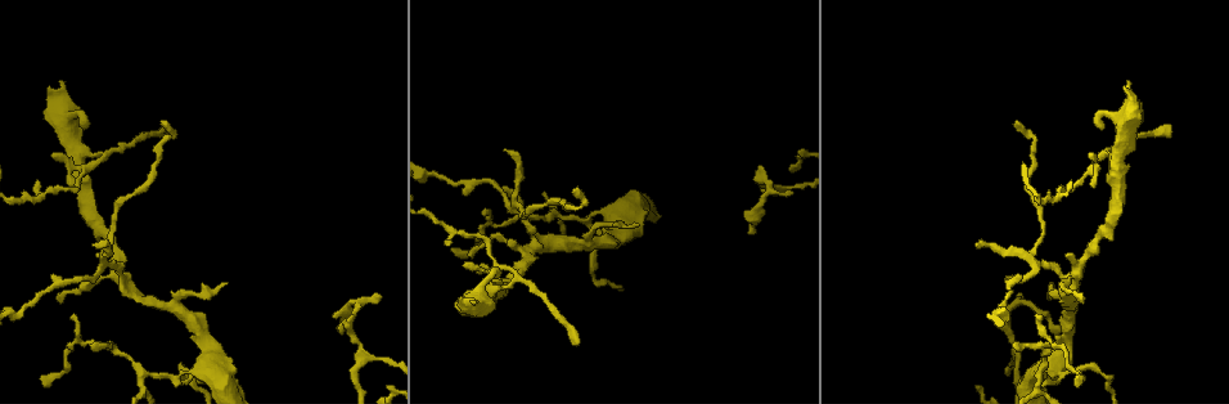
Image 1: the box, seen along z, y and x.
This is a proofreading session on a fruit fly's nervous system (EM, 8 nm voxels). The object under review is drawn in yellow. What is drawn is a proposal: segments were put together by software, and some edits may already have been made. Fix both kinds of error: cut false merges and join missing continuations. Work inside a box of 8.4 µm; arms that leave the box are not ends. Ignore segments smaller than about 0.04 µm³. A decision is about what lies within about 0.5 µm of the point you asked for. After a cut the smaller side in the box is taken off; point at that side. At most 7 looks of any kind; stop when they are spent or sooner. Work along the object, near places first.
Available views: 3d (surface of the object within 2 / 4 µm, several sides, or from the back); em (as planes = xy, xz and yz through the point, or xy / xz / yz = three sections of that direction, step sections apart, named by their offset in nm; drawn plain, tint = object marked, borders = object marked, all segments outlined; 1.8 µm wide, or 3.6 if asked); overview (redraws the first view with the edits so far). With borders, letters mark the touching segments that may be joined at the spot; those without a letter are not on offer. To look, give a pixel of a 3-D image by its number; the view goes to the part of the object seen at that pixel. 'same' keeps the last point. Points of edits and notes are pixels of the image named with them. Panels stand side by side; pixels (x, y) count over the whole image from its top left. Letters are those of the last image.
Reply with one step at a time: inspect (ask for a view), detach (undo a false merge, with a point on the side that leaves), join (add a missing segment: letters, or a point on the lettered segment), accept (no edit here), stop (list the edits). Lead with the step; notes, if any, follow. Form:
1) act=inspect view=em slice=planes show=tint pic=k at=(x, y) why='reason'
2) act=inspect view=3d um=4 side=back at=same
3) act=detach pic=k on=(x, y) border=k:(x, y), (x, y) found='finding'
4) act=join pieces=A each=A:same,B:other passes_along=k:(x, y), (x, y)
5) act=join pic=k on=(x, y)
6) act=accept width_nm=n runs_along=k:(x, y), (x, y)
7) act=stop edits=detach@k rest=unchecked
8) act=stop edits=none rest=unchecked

act=inspect view=3d um=2 pic=1 at=(161, 123) why='thin end'

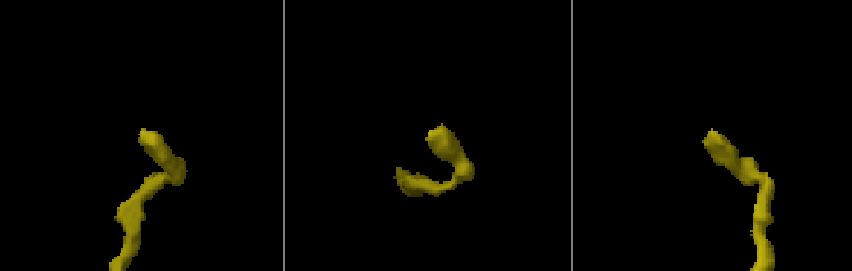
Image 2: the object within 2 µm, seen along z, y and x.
act=inspect view=em slice=planes show=tint pic=2 at=(710, 136) why='now the EM'

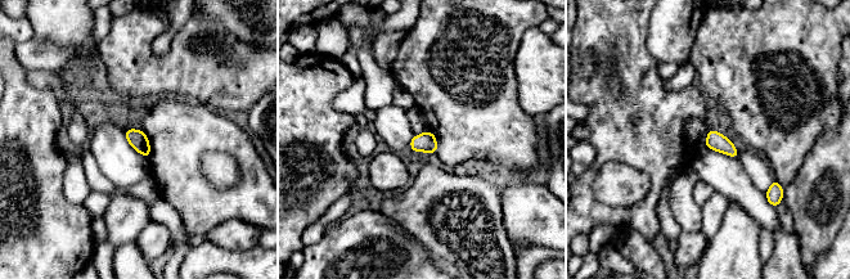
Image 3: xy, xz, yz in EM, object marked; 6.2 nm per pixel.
act=inspect view=em slice=planes show=borders at=same why='what lies round it'

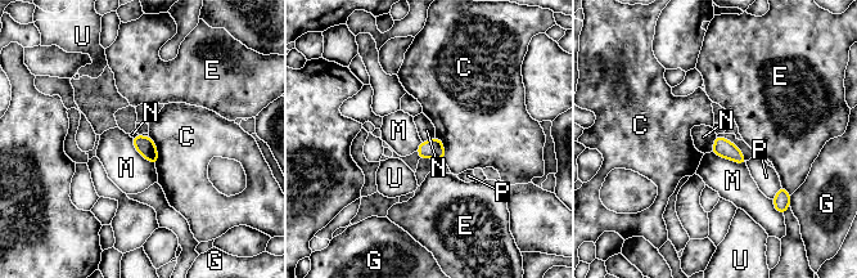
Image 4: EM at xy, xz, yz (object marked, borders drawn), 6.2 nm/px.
act=accept width_nm=110 each=C:other,E:other,G:other,M:other,N:other,P:other,U:other border=4:(716, 135), (711, 151) found='no lettered segment goes on from it'

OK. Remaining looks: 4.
act=inspect view=3d um=4 pic=1 at=(1129, 83) why='thick end'

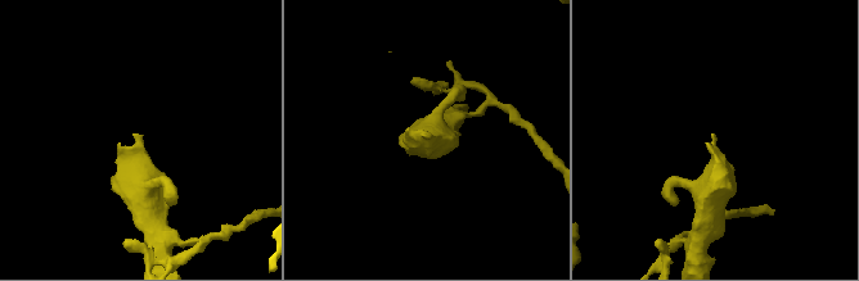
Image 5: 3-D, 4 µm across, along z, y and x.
act=inspect view=em slice=planes show=tint pic=5 at=(136, 133) why='need the tissue'

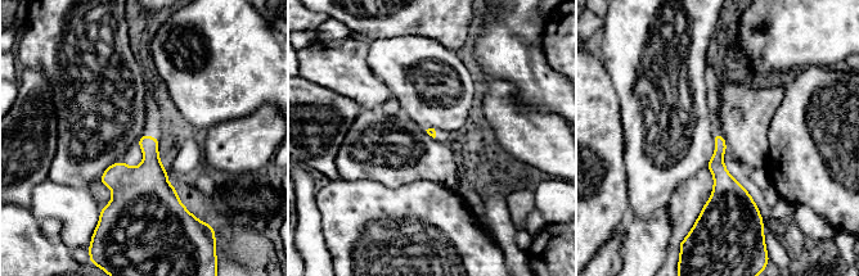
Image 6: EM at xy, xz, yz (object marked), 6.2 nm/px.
act=inspect view=em slice=planes show=borders at=same why='what lies round it'

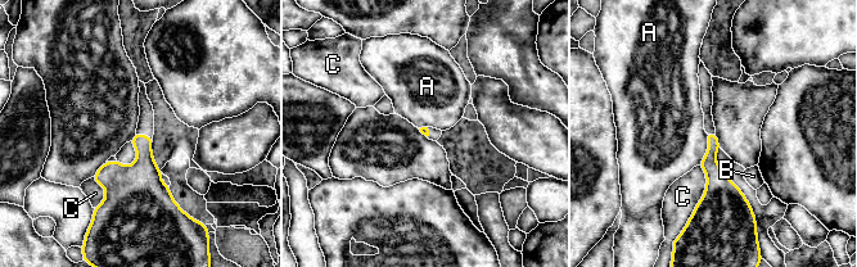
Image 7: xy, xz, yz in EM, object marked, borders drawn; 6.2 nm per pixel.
act=accept longest_contact=C:360nm each=A:other,B:other,C:other border=7:(707, 134), (707, 154), (699, 164) found='no lettered segment goes on from it'

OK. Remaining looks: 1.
act=inspect view=em slice=xz step=16 show=borders pic=1 at=(143, 374)

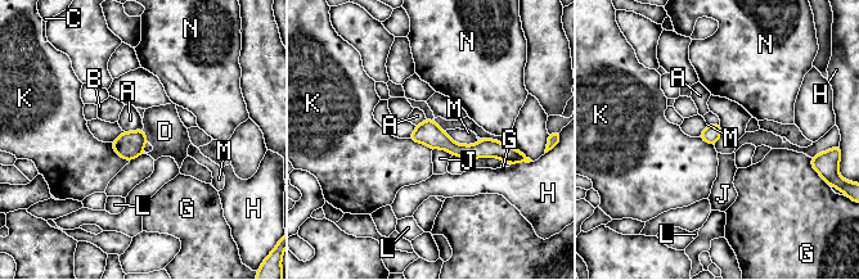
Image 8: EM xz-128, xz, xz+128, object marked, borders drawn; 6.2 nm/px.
act=accept each=A:other,B:other,C:other,D:other,G:other,H:other,J:other,K:other,L:other,M:other,N:other border=8:(111, 143), (112, 148), (129, 161) found='continuous, no second neuron'

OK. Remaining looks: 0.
act=stop edits=none rest=unchecked

